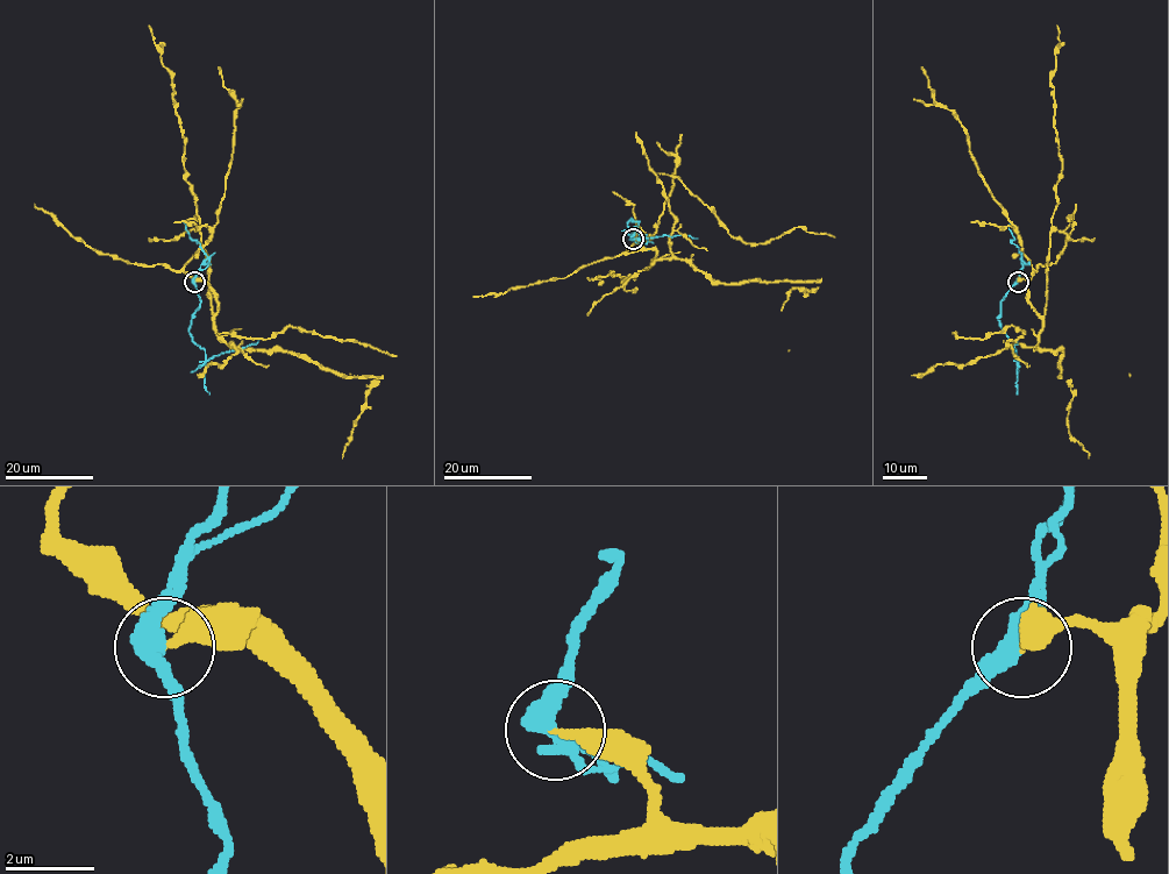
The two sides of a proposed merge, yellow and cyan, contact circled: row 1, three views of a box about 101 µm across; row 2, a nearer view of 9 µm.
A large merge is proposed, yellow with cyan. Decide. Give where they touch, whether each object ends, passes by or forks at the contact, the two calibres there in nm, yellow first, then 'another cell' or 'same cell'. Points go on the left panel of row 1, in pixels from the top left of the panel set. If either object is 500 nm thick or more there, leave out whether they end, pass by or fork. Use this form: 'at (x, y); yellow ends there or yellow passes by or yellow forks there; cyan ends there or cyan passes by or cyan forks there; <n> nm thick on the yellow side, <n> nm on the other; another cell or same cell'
at (194, 282); yellow ends there; cyan passes by; 280 nm thick on the yellow side, 380 nm on the other; another cell

